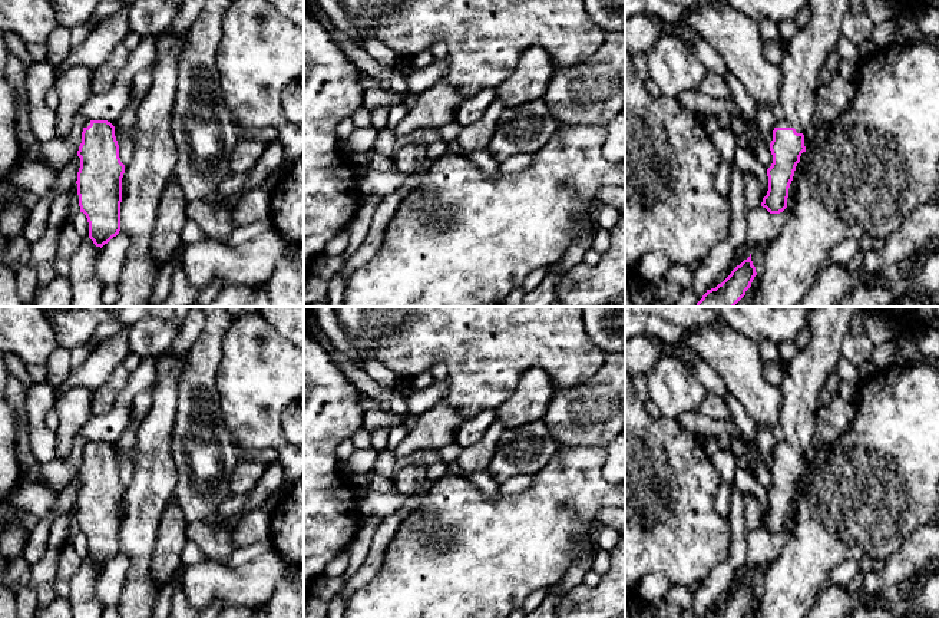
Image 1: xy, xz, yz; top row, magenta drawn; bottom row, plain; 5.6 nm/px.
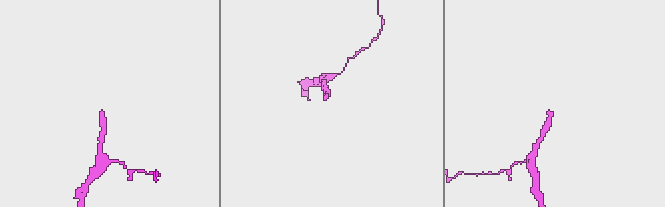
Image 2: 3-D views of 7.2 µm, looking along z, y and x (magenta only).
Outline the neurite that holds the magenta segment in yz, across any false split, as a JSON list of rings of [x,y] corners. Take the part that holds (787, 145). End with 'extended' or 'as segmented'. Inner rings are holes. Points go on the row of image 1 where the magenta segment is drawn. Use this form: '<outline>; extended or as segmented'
[[[809,0],[810,22],[787,43],[780,63],[783,82],[778,98],[784,118],[777,120],[773,130],[768,191],[761,202],[770,214],[787,208],[788,188],[806,152],[803,133],[816,113],[820,69],[837,47],[840,26],[850,4],[852,0]]]; extended

